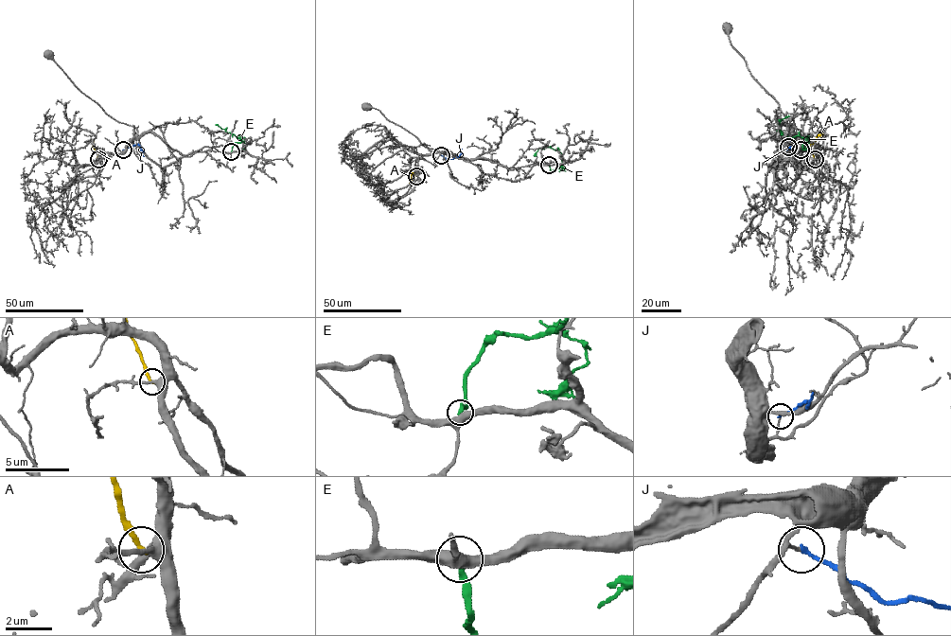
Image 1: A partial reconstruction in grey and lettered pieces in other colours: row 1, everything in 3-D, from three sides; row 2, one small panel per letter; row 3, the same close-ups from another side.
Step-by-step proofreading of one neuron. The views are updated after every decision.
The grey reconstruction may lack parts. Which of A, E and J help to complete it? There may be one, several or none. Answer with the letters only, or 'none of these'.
none of these

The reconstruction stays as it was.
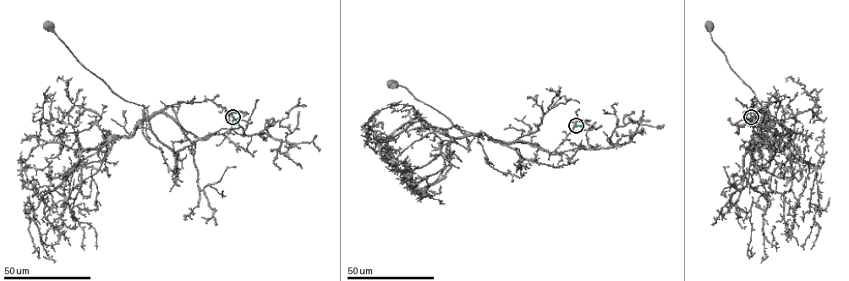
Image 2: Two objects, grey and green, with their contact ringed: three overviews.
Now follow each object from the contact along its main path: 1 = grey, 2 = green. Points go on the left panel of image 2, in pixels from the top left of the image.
1: (232, 117), (208, 99), (172, 104), (147, 117), (147, 110), (144, 107), (123, 100), (88, 70), (48, 25)
2: (232, 117), (239, 127)

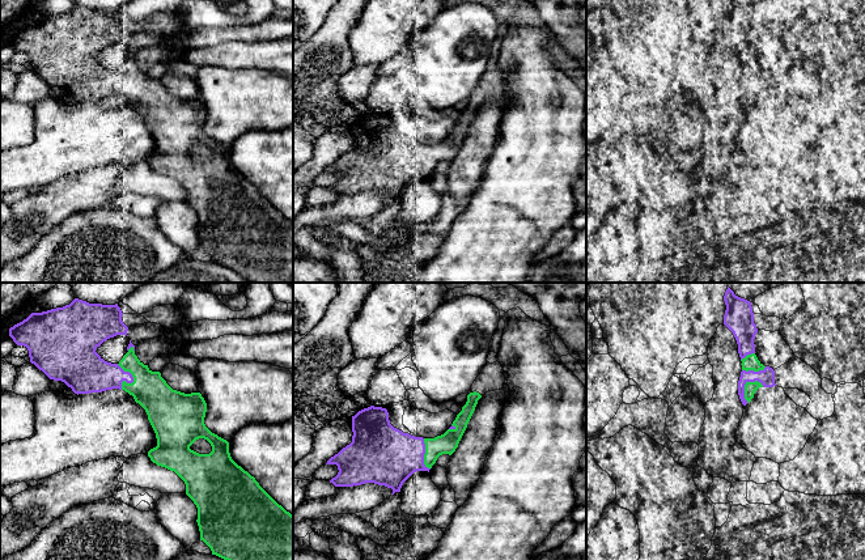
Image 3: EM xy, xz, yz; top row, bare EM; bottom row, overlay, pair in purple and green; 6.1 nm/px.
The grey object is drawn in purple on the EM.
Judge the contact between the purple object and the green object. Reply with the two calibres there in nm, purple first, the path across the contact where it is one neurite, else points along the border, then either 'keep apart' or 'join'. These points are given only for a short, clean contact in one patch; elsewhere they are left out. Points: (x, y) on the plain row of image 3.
calibres 220 and 240 nm; join

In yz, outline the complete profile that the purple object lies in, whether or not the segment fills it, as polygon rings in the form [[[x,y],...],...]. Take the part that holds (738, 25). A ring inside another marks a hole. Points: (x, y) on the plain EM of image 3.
[[[725,0],[724,8],[726,12],[724,31],[733,39],[742,68],[738,102],[742,111],[746,113],[759,94],[776,93],[775,77],[764,73],[755,61],[754,46],[758,35],[754,30],[751,9],[734,0]]]

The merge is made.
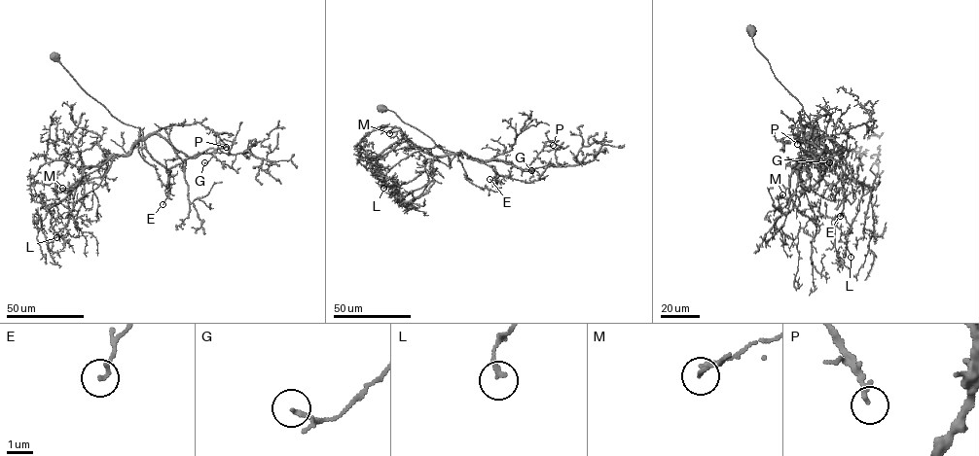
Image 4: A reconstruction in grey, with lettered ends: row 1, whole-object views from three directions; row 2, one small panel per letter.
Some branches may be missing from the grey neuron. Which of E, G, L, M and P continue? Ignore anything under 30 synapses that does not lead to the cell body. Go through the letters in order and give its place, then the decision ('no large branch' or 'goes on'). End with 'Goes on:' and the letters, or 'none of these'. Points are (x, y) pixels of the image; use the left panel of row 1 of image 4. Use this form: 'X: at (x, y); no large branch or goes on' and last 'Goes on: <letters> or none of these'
E: at (163, 204); no large branch
G: at (204, 162); no large branch
L: at (56, 237); no large branch
M: at (62, 188); no large branch
P: at (226, 147); goes on
Goes on: P

